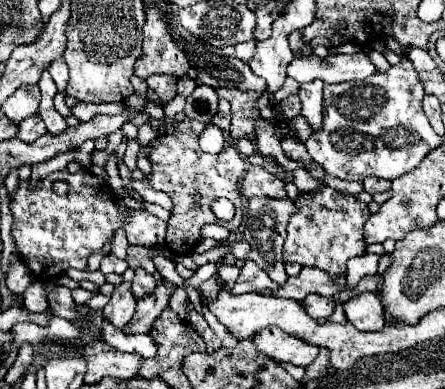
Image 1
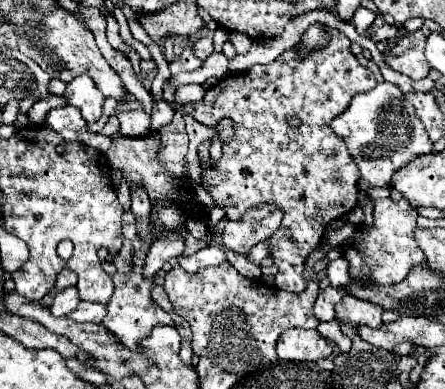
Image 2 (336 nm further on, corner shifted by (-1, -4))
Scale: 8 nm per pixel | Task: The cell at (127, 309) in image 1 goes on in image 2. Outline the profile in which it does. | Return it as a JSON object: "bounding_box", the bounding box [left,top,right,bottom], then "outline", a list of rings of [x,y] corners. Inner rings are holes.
{"bounding_box":[144,236,182,278],"outline":[[[170,236],[170,240],[156,240],[146,256],[146,264],[144,264],[144,274],[148,278],[152,278],[164,262],[168,262],[174,256],[182,254],[182,240],[178,240],[178,236]]]}

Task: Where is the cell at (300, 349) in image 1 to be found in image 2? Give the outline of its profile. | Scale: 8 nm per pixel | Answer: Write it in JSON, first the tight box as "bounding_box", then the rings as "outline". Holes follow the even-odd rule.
{"bounding_box":[278,328,334,362],"outline":[[[290,328],[278,338],[278,358],[294,360],[294,362],[316,362],[320,358],[328,358],[334,354],[334,344],[318,334],[318,330],[300,330]]]}

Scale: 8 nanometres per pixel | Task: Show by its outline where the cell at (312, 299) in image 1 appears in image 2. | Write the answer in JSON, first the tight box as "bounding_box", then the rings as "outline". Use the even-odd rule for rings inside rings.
{"bounding_box":[314,286,344,322],"outline":[[[328,286],[328,288],[326,288],[324,292],[320,292],[318,298],[316,298],[316,304],[314,304],[314,316],[316,316],[318,320],[322,320],[322,322],[334,320],[334,316],[336,316],[334,306],[342,300],[342,296],[344,296],[342,290],[330,288],[330,286]]]}

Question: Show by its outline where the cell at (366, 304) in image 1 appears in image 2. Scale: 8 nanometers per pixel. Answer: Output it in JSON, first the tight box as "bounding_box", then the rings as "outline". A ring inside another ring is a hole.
{"bounding_box":[336,294,382,328],"outline":[[[348,294],[336,304],[336,318],[340,322],[350,322],[354,326],[366,324],[370,328],[380,328],[382,326],[382,308]]]}

